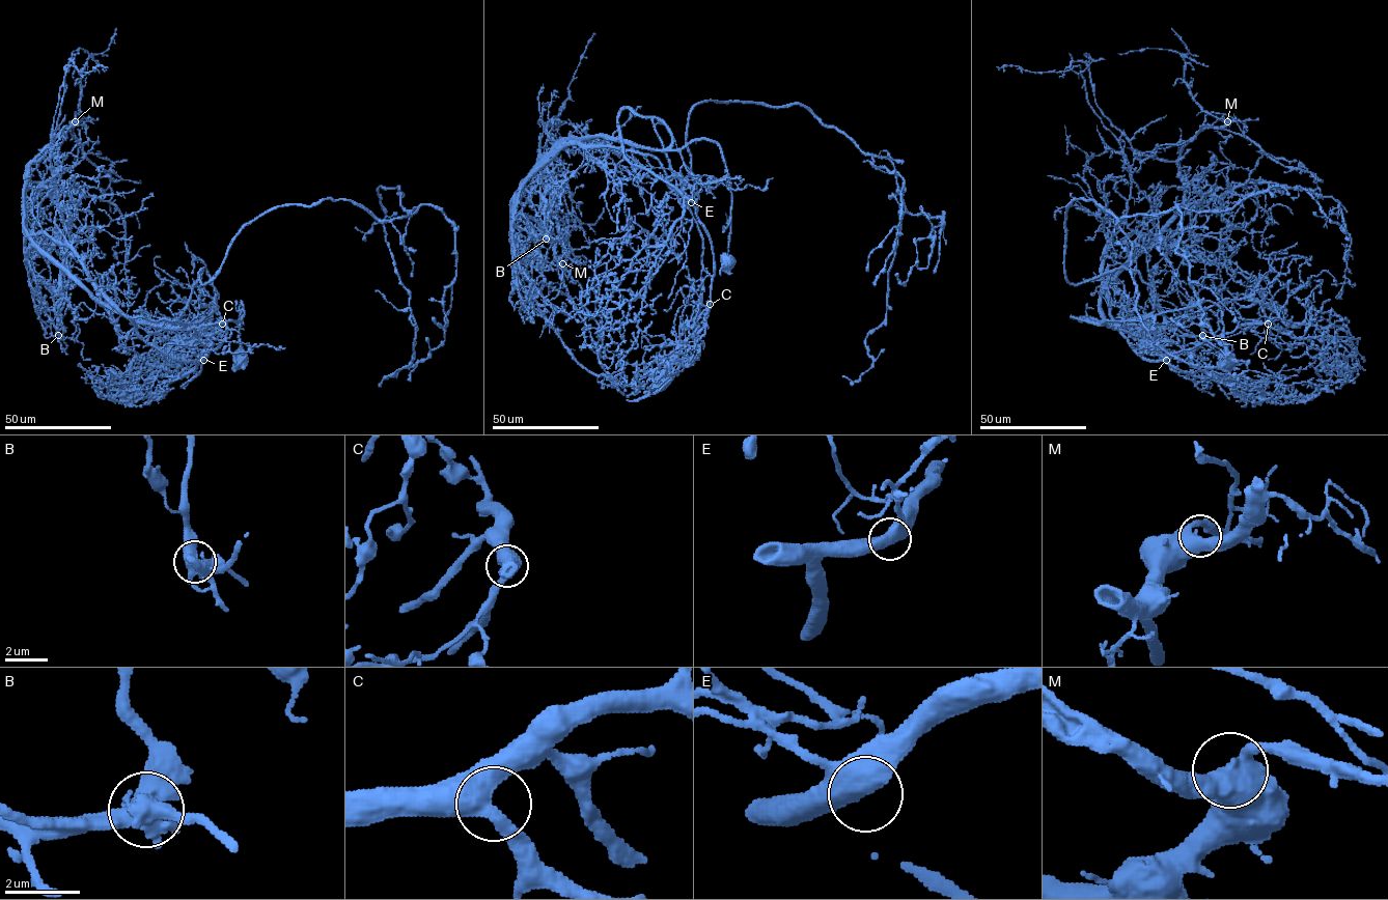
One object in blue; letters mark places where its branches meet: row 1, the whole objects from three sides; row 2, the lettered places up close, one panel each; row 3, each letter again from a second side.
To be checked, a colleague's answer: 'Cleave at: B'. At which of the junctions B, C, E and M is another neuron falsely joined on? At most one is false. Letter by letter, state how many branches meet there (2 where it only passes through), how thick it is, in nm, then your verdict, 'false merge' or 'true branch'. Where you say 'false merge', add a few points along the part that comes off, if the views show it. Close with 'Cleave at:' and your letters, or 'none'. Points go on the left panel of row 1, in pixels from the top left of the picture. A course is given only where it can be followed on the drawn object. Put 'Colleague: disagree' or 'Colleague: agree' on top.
Colleague: agree
B: 3 branches meet; 550 nm thick; false merge; foreign part runs (58, 335), (66, 258), (37, 244), (159, 324), (277, 207), (429, 204), (455, 280), (410, 381)
C: 3 branches meet; 480 nm thick; true branch
E: 3 branches meet; 440 nm thick; true branch
M: 3 branches meet; 500 nm thick; true branch
Cleave at: B

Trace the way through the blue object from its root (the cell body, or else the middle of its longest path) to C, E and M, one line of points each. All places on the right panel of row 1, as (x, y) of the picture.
C: (1224, 361), (1222, 310), (1209, 301), (1140, 319), (1103, 324), (1140, 335), (1164, 358), (1242, 326), (1268, 324)
E: (1224, 361), (1222, 310), (1209, 301), (1140, 319), (1103, 324), (1140, 335), (1166, 360)
M: (1224, 361), (1215, 303), (1103, 324), (1113, 329), (1100, 292), (1104, 248), (1126, 213), (1133, 161), (1227, 121)

